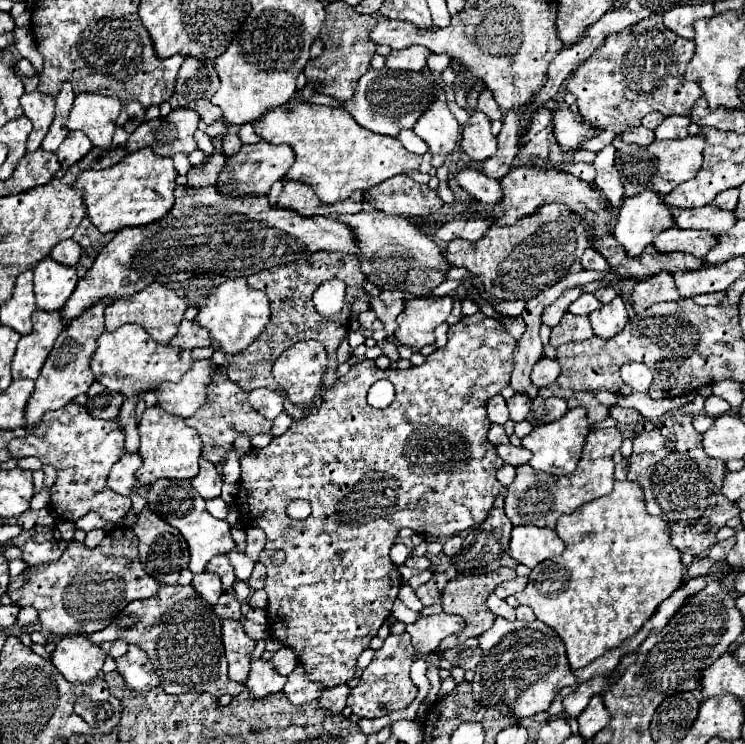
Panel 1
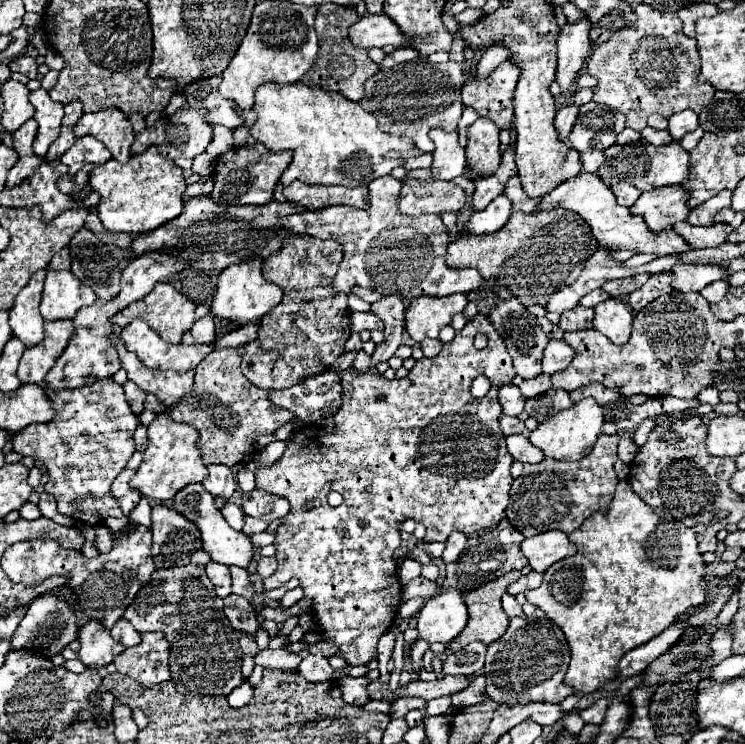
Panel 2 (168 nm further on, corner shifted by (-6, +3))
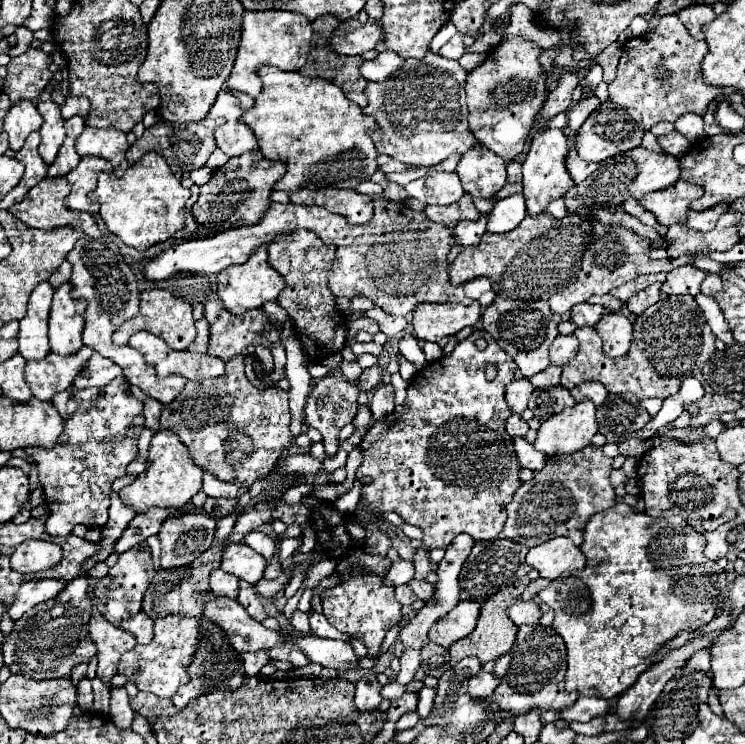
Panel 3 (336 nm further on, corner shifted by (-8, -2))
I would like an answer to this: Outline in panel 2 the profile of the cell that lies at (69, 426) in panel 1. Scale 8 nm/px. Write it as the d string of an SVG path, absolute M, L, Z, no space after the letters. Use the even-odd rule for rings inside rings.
M102 379L90 387L78 387L78 389L52 389L48 391L48 397L52 401L52 407L56 411L56 417L50 423L34 423L22 429L12 437L14 451L20 455L28 455L36 461L42 461L48 469L50 481L44 487L46 493L50 493L58 503L58 513L72 517L74 521L88 523L92 527L100 525L106 517L122 517L122 511L118 509L118 501L114 501L110 493L112 481L118 477L118 473L126 467L128 459L134 453L134 431L138 427L138 415L132 413L122 385L114 383L112 379Z

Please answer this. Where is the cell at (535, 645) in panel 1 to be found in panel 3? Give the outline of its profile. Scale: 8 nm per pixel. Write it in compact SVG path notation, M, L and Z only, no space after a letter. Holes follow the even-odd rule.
M520 626L512 650L496 658L492 672L500 678L500 686L496 686L492 698L496 698L502 712L512 716L526 714L534 708L558 712L578 700L576 692L564 690L566 646L562 636L550 626Z

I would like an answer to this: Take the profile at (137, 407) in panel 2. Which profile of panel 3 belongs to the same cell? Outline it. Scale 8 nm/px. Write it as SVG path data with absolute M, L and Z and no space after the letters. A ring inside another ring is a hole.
M146 398L144 400L144 426L148 426L150 430L158 430L158 418L160 418L160 408L162 404L158 400L152 400L152 398Z

